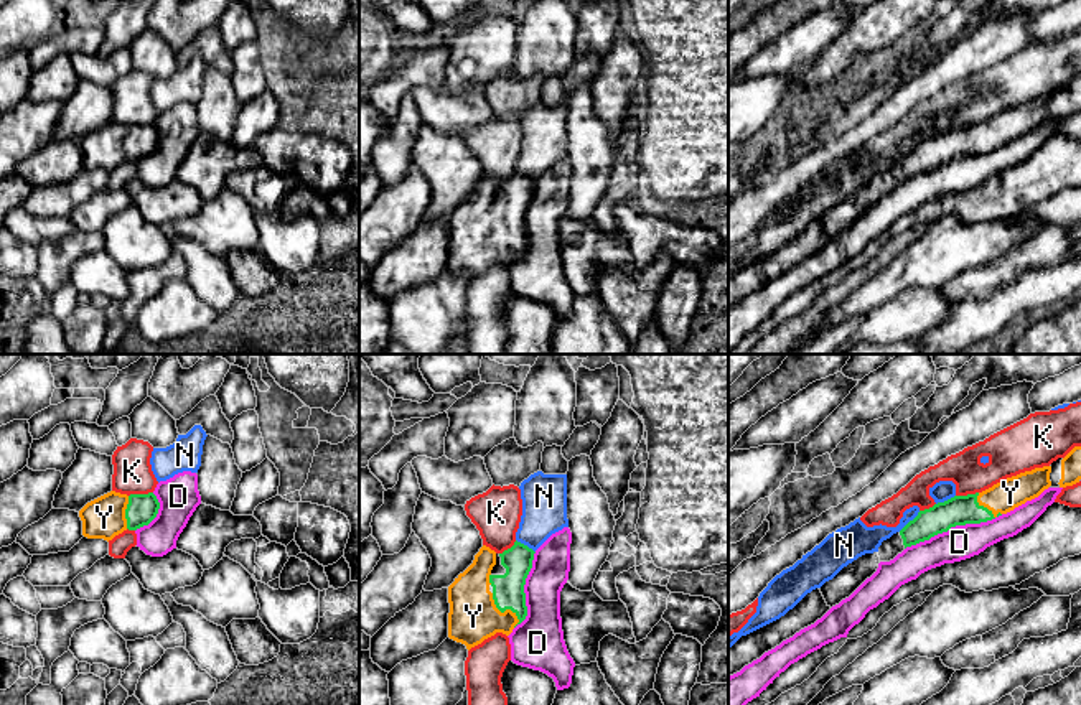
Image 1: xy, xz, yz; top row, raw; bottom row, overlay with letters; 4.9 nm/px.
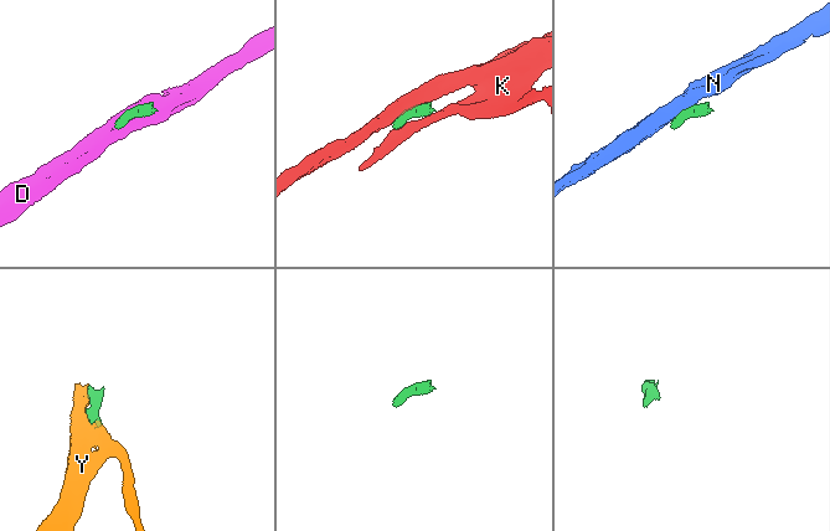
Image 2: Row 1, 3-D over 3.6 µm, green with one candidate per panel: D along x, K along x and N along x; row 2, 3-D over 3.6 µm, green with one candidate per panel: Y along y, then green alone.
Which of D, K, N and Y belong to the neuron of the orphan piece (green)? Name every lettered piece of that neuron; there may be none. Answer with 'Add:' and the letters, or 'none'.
Add: Y

